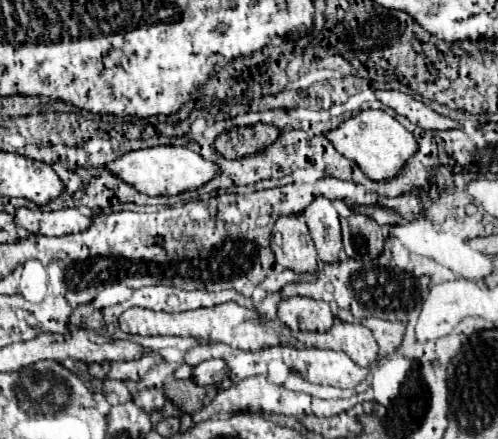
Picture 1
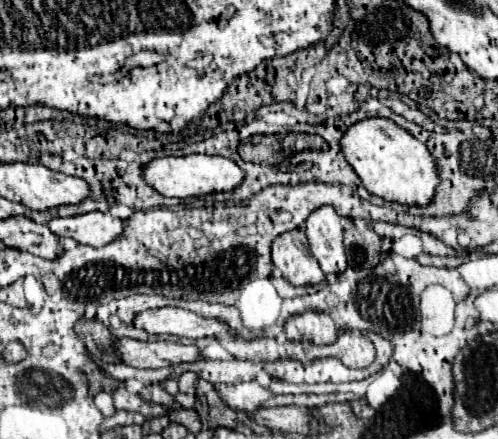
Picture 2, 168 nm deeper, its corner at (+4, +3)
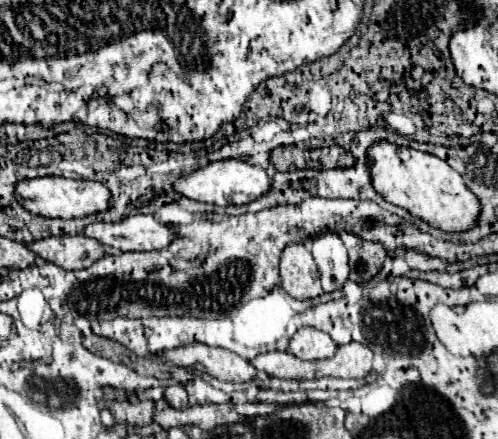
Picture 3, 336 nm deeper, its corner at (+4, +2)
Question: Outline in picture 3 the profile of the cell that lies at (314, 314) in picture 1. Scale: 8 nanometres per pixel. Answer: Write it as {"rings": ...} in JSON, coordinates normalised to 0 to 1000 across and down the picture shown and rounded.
{"rings":[[[602,747],[582,774],[582,802],[602,820],[651,820],[675,806],[667,770],[635,747]]]}

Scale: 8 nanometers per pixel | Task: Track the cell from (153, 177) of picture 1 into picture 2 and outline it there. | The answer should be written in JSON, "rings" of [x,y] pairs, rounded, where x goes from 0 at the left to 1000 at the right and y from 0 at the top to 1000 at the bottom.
{"rings":[[[369,353],[369,358],[321,358],[293,371],[285,385],[289,412],[313,431],[329,449],[390,449],[390,444],[414,444],[430,435],[462,435],[490,408],[486,385],[442,353]]]}

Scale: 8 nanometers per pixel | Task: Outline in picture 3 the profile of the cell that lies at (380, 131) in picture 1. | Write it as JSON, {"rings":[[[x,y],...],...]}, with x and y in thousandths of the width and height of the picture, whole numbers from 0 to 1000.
{"rings":[[[759,323],[739,342],[739,355],[747,419],[783,465],[819,478],[827,492],[892,528],[936,528],[956,515],[968,465],[956,442],[940,433],[932,405],[892,364],[831,337],[803,337],[783,323]]]}

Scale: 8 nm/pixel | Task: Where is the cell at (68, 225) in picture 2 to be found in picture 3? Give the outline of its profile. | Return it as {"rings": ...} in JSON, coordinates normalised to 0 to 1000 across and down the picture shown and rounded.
{"rings":[[[289,487],[253,497],[249,506],[233,510],[209,510],[209,506],[185,510],[177,515],[177,524],[169,524],[169,538],[193,542],[229,579],[237,579],[237,569],[241,574],[325,569],[341,560],[345,547],[353,547],[353,528],[345,515],[325,510],[321,501]]]}

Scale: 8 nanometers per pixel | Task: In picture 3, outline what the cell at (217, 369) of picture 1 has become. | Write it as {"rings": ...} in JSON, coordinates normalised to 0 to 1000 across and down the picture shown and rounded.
{"rings":[[[361,875],[337,879],[337,884],[329,888],[329,911],[333,911],[337,925],[345,925],[345,929],[357,929],[357,934],[378,929],[378,897],[373,897],[373,888],[369,888]]]}

